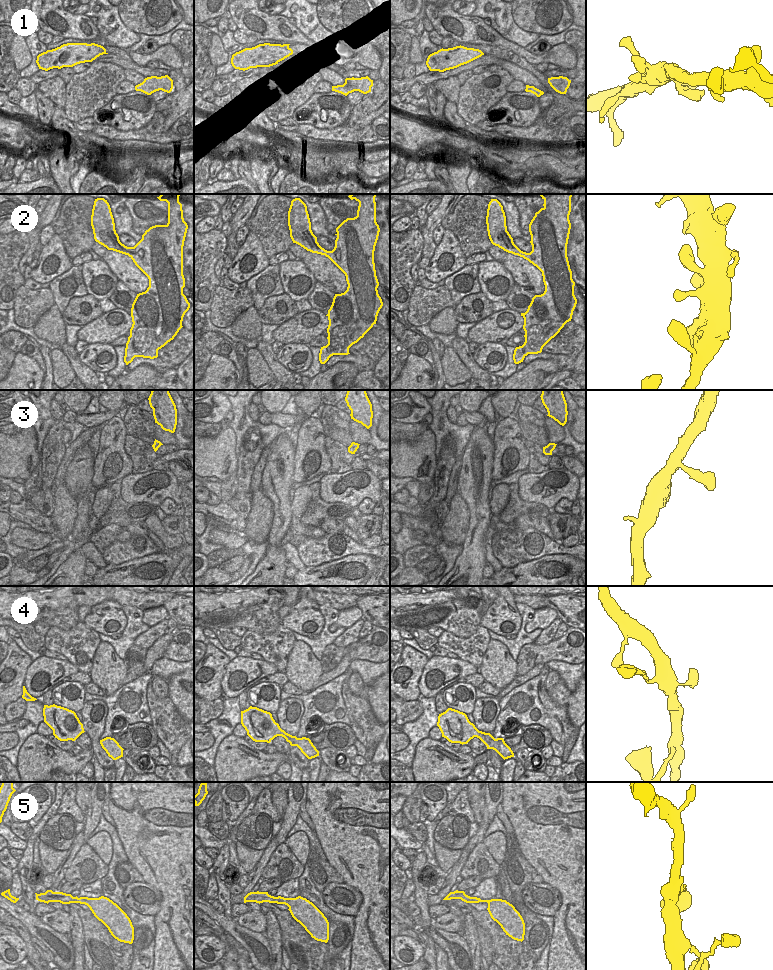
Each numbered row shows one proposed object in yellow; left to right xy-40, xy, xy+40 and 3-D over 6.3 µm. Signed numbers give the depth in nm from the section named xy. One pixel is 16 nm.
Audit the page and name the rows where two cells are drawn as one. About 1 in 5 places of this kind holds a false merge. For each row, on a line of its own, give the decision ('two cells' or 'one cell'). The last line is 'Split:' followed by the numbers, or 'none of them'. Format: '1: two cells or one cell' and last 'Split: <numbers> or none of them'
1: one cell
2: one cell
3: one cell
4: one cell
5: one cell
Split: none of them

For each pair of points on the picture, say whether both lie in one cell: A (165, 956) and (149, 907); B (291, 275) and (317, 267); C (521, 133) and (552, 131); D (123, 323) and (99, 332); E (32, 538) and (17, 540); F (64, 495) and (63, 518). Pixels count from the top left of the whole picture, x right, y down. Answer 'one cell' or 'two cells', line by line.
A: two cells
B: two cells
C: one cell
D: one cell
E: one cell
F: one cell

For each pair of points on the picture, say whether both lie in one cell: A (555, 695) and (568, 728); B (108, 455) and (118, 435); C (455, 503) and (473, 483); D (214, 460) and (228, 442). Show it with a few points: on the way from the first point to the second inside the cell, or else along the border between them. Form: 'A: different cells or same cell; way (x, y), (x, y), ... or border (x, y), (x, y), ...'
A: different cells; border (546, 690), (547, 694), (555, 702), (566, 706)
B: same cell; way (111, 450), (111, 445), (116, 440)
C: different cells; border (457, 491), (468, 508), (470, 518)
D: same cell; way (215, 456), (224, 446)

